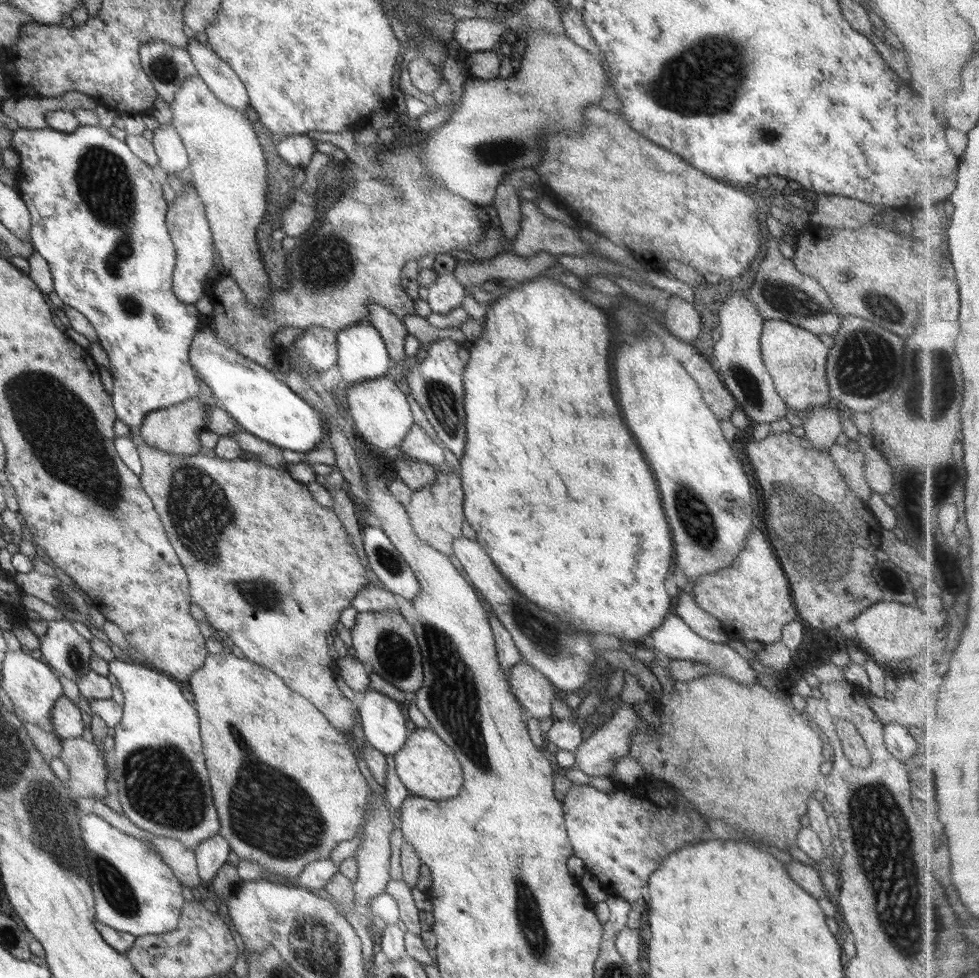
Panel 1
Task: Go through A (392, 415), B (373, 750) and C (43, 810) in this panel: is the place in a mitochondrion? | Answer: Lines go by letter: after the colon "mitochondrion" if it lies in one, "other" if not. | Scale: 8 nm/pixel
A: other
B: other
C: mitochondrion

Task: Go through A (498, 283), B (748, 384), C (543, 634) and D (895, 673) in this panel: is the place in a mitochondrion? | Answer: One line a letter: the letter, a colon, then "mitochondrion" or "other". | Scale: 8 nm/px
A: other
B: mitochondrion
C: mitochondrion
D: other

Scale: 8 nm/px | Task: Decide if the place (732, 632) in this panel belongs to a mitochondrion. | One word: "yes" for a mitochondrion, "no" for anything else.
no

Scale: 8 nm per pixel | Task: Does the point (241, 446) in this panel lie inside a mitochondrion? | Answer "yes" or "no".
no

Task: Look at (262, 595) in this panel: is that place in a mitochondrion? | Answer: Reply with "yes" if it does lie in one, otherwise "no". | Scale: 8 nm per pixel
yes

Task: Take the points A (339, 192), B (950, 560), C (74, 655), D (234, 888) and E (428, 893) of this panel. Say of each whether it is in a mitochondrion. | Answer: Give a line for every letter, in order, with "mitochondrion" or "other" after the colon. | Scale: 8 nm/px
A: other
B: other
C: mitochondrion
D: other
E: other

